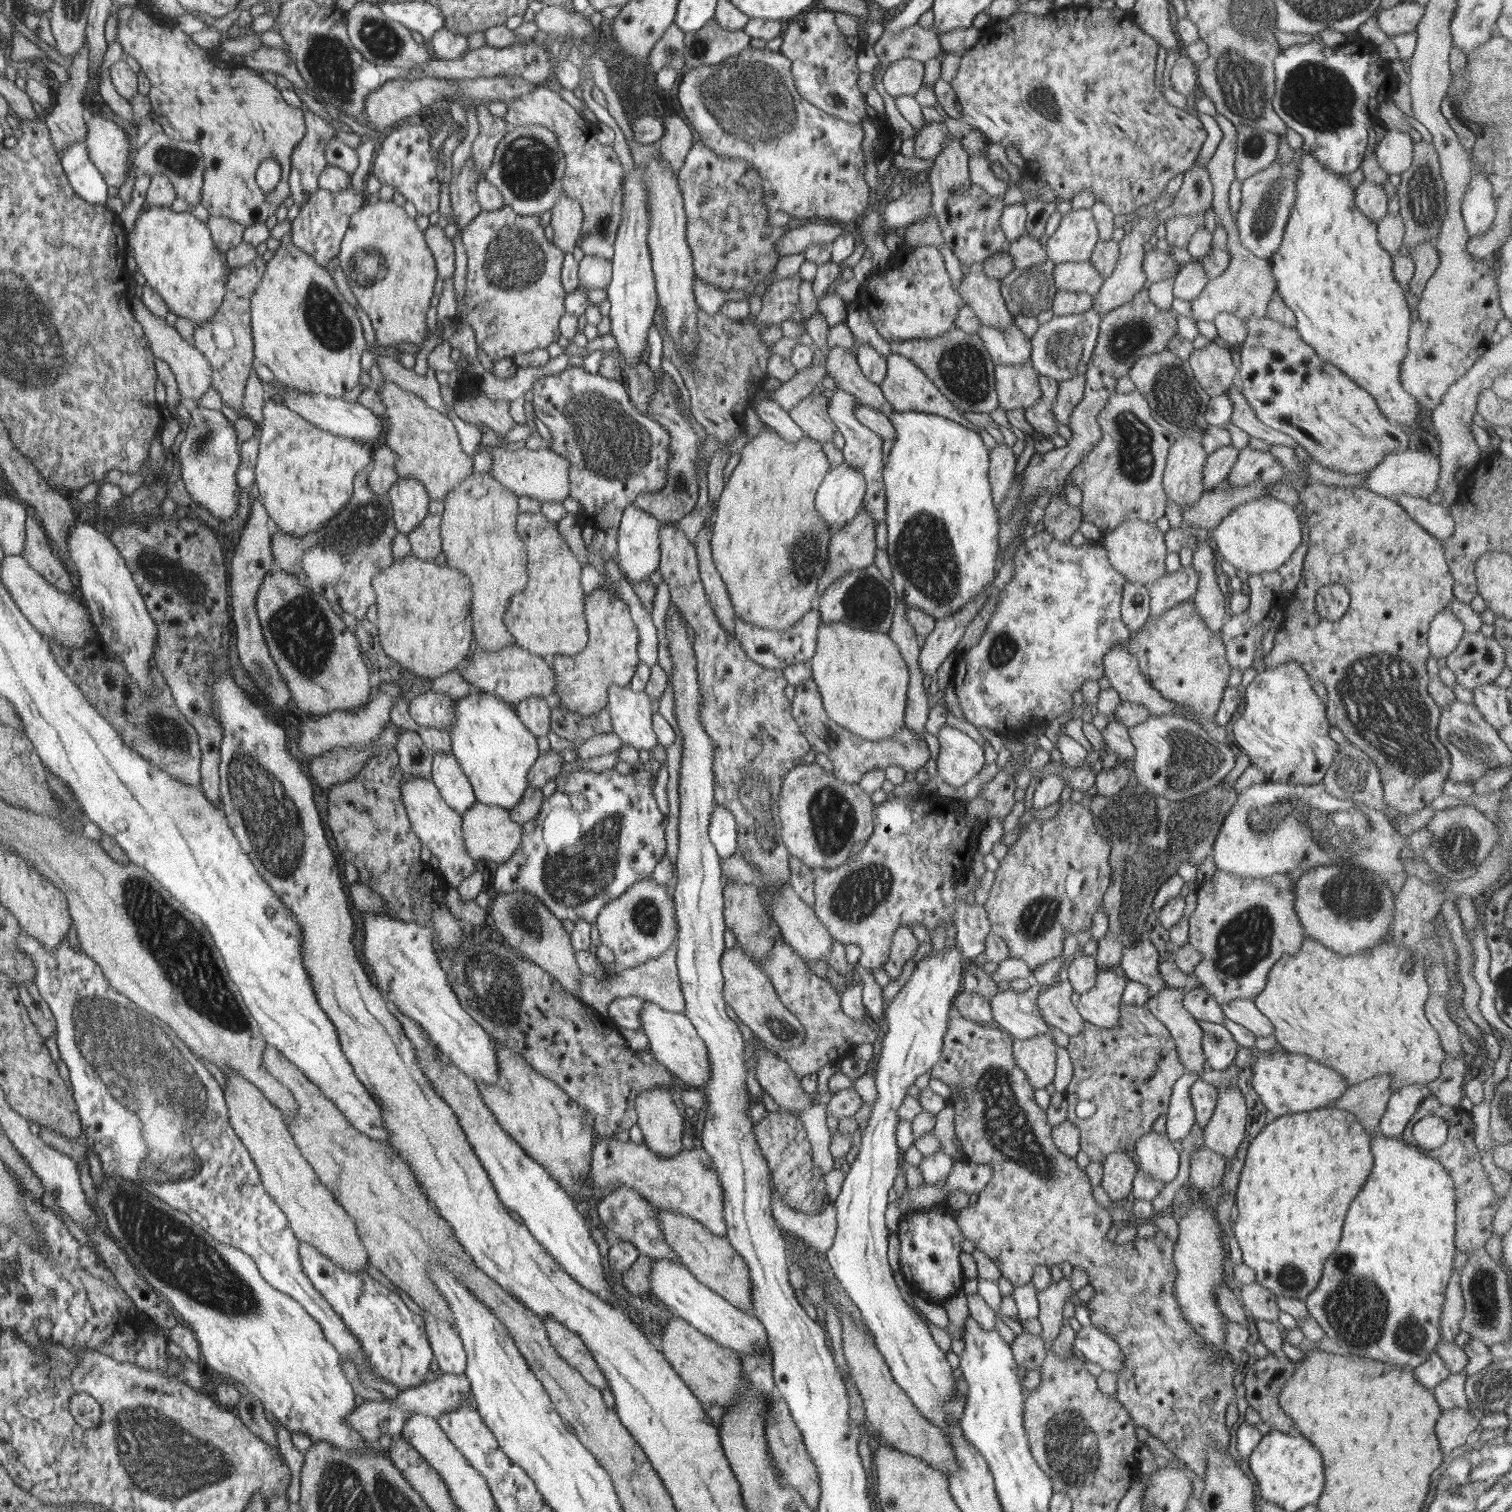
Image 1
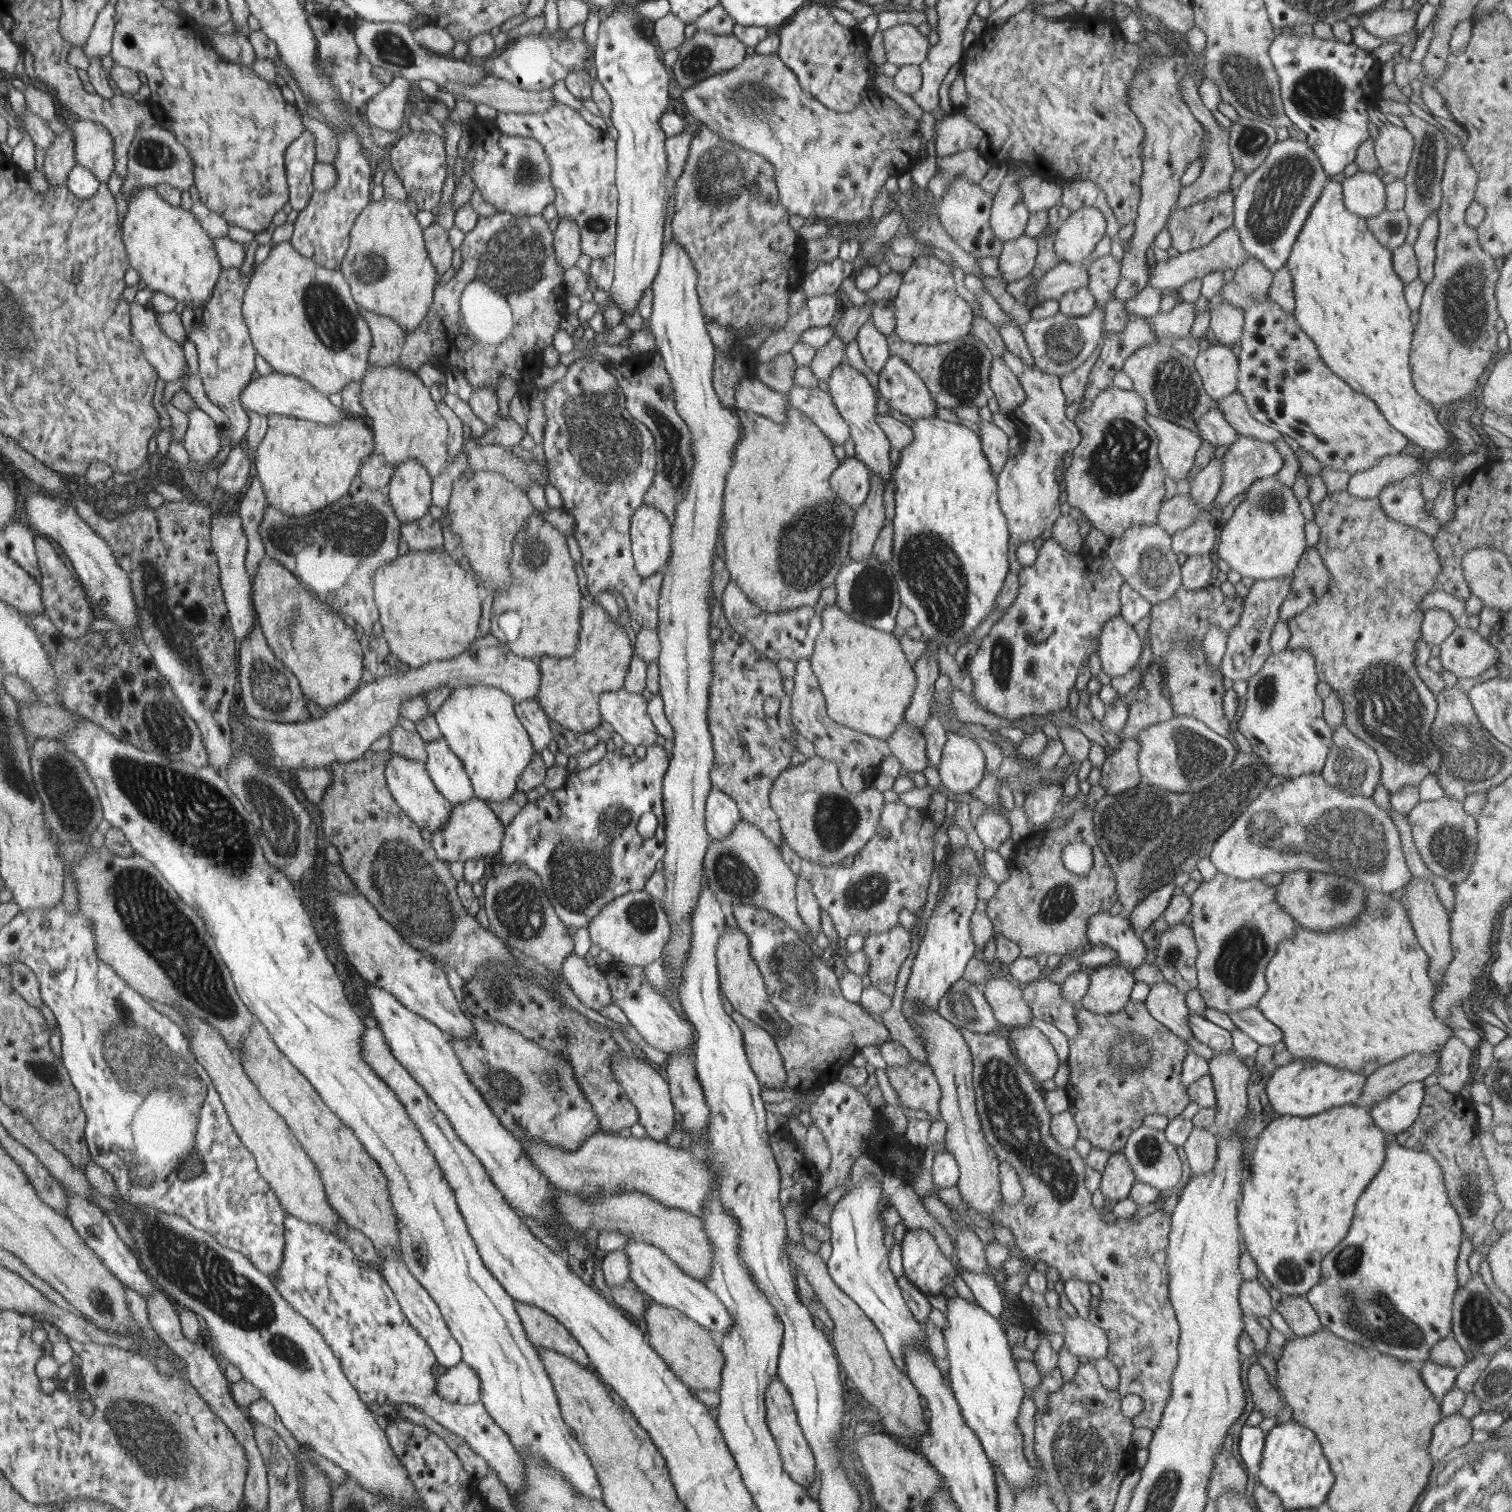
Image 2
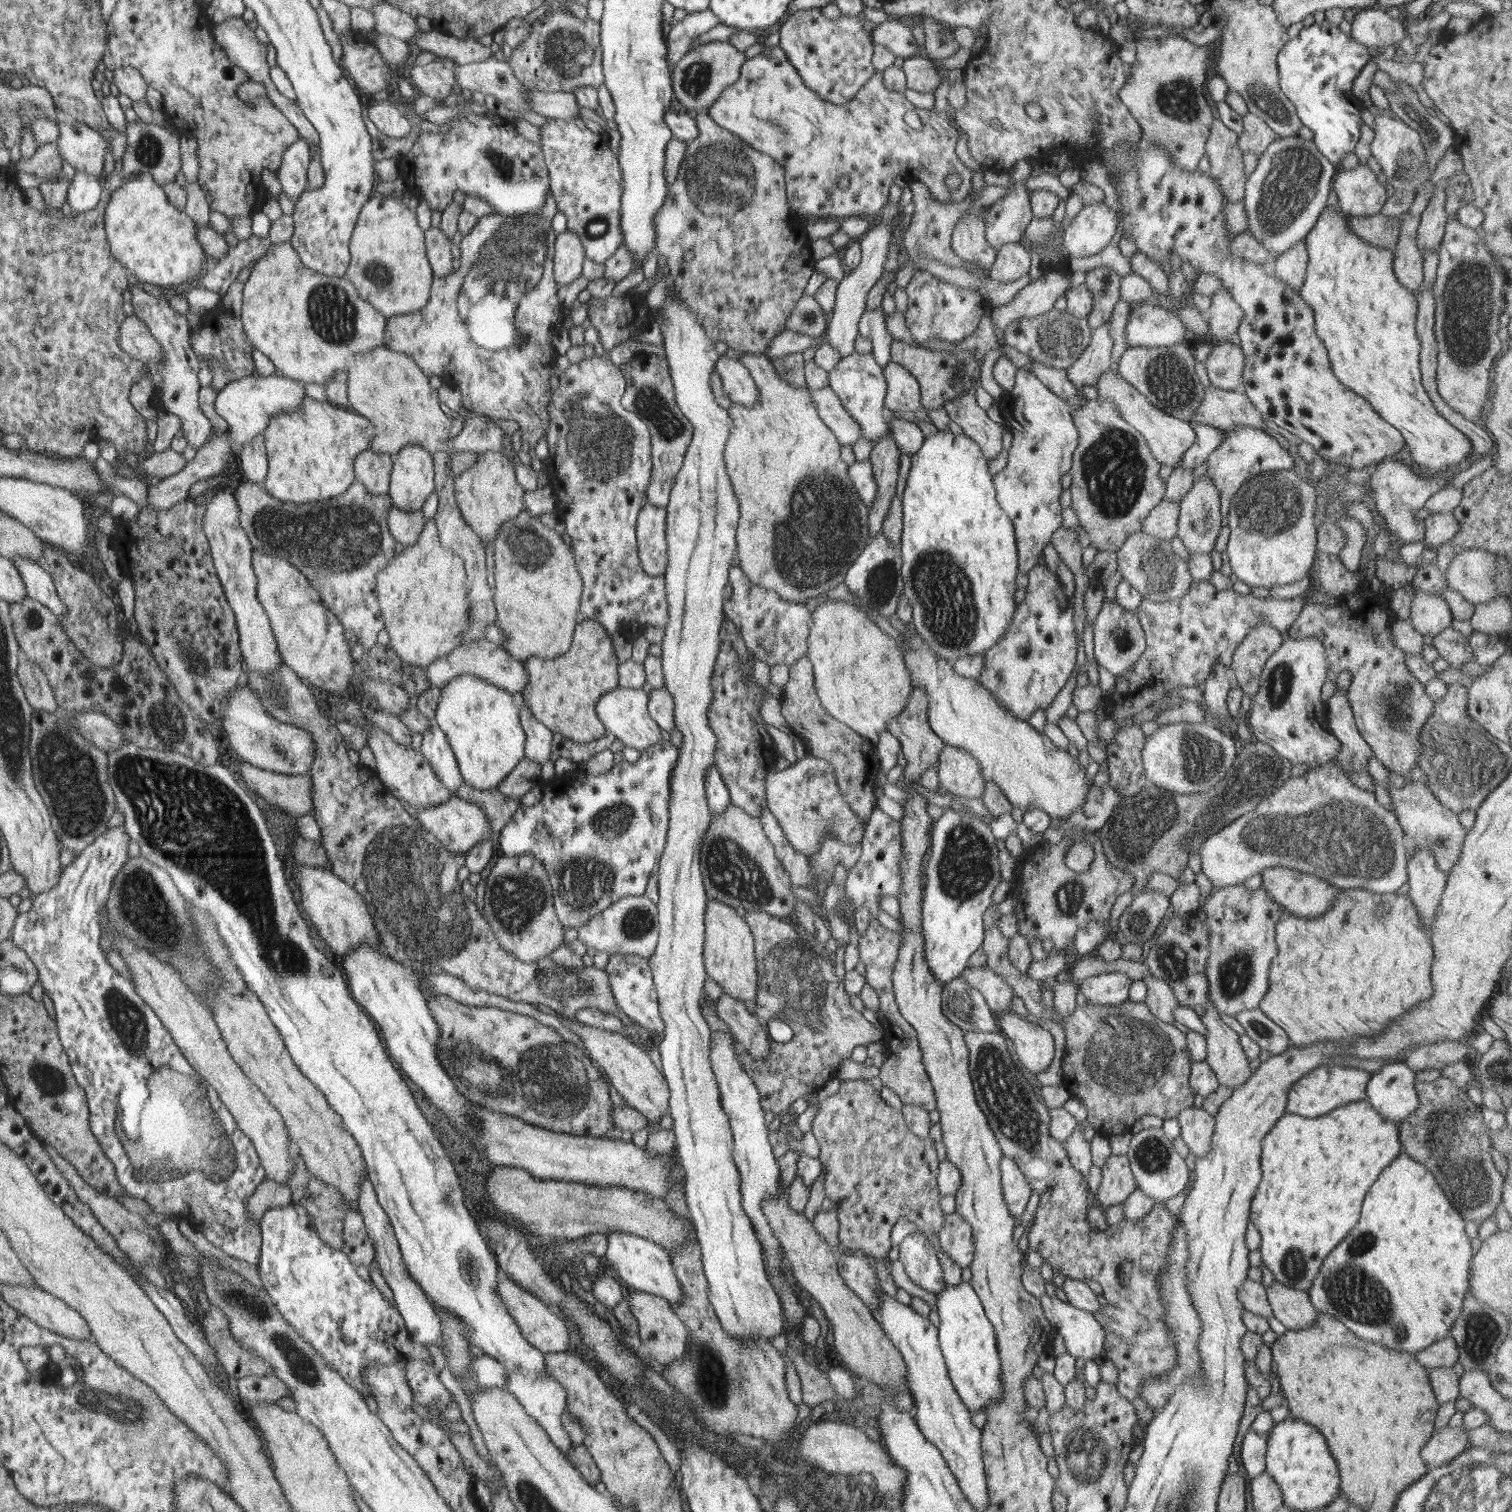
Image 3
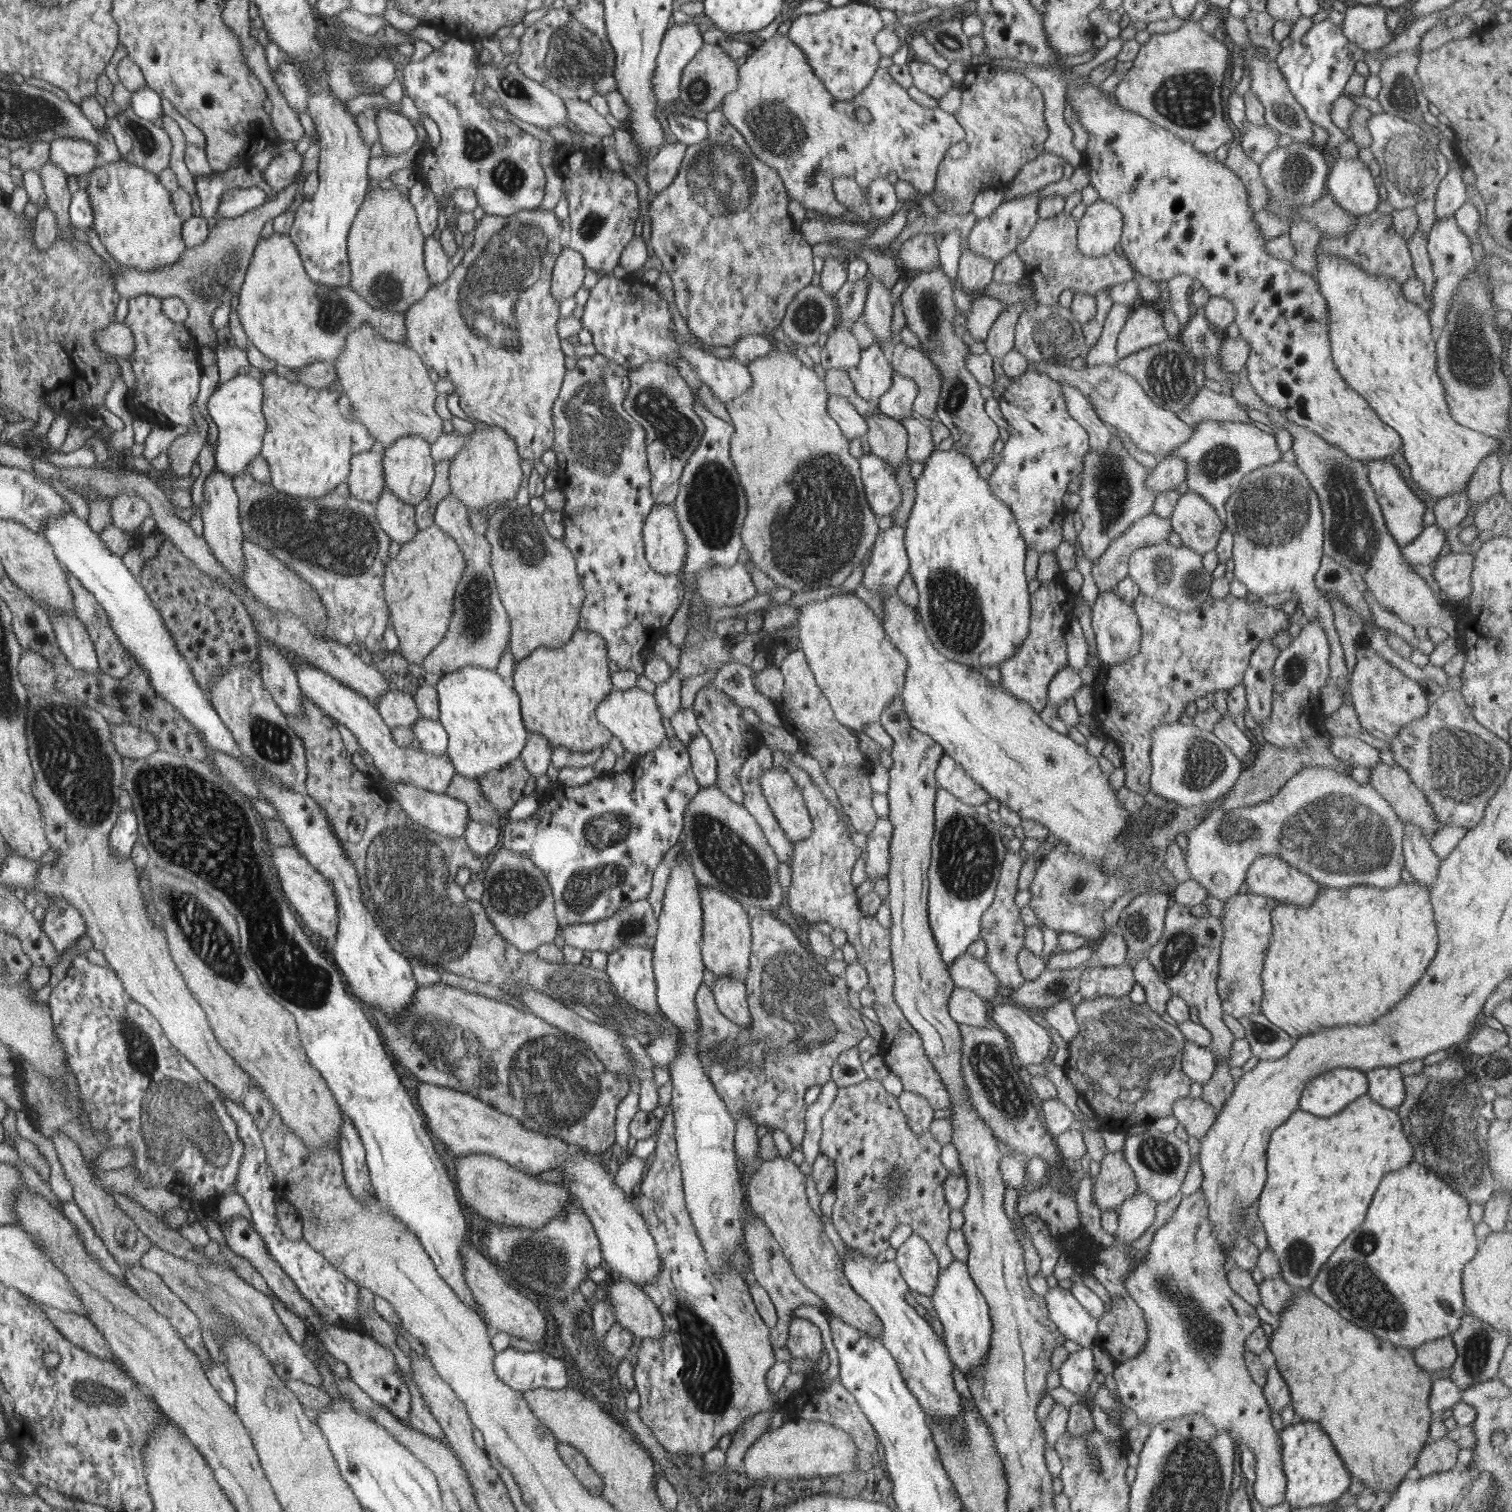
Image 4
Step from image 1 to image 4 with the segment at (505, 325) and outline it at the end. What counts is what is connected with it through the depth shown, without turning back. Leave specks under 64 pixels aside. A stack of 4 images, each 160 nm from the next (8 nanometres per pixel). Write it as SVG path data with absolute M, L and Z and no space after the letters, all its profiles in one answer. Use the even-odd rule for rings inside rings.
M541 208L519 211L512 216L491 216L484 214L477 227L473 230L473 244L463 252L460 261L454 266L453 274L449 275L443 283L433 285L420 302L404 312L406 338L400 344L407 349L413 349L425 362L425 368L433 369L437 376L437 392L448 395L453 389L458 395L459 408L470 418L475 418L487 425L496 424L514 440L518 452L526 462L533 462L541 454L553 447L554 426L552 424L552 404L564 380L565 366L563 354L559 348L559 336L555 330L557 322L557 300L553 298L550 288L552 286L552 267L561 253L559 235L562 226L557 220L557 212L544 211ZM497 277L499 282L506 285L497 285L491 291L493 317L495 320L514 320L517 329L517 350L507 351L495 348L471 333L463 320L472 318L473 311L468 309L472 299L477 295L482 285L487 286Z

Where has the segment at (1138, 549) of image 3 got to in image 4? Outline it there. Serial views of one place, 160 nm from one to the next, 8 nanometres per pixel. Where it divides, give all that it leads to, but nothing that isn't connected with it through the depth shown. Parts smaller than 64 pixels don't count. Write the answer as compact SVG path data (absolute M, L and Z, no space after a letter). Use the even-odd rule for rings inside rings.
M1168 541L1157 544L1148 544L1145 547L1137 548L1128 556L1128 576L1133 579L1141 594L1151 597L1153 600L1160 601L1161 604L1168 605L1168 608L1175 610L1189 610L1197 608L1203 600L1209 598L1210 574L1204 574L1199 558L1199 553L1191 551L1190 548L1174 546Z

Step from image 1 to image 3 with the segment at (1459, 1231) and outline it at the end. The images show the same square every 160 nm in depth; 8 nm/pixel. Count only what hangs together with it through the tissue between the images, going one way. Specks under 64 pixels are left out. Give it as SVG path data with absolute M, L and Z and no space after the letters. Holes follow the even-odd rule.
M1440 1076L1424 1083L1415 1080L1414 1089L1417 1095L1416 1110L1396 1124L1402 1150L1415 1162L1422 1164L1434 1176L1437 1184L1441 1184L1443 1194L1450 1200L1464 1222L1467 1220L1479 1225L1490 1217L1488 1213L1493 1214L1500 1208L1502 1178L1494 1170L1493 1156L1489 1155L1492 1132L1482 1122L1478 1105L1469 1099L1465 1089L1458 1089L1451 1079Z

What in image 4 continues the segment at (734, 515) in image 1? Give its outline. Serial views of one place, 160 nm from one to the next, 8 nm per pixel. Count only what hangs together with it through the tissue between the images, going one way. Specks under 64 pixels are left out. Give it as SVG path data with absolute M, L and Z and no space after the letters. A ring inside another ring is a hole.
M771 349L767 356L758 357L746 365L752 377L751 386L743 395L728 400L724 405L735 429L729 452L748 504L748 514L742 524L742 540L749 558L775 586L789 588L793 593L827 586L839 587L859 564L879 532L877 519L866 502L858 460L849 455L849 441L826 411L828 395L824 381L811 368L803 366L791 351ZM801 466L811 466L811 476L799 476L803 472L795 468ZM761 514L785 514L791 518L785 518L785 526L777 530L777 524L773 524L775 518Z

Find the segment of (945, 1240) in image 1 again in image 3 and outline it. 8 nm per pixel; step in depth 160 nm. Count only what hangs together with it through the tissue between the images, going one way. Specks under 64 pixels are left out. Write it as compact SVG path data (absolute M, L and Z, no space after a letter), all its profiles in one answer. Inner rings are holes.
M925 1234L906 1236L899 1244L898 1260L915 1286L935 1294L944 1287L936 1250Z

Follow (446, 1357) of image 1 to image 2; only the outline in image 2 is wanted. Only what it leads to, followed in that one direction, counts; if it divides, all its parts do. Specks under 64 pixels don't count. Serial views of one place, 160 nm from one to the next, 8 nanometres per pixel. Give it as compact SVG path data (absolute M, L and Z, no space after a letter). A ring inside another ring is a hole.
M391 1252L385 1260L381 1260L380 1273L395 1294L400 1308L403 1310L405 1317L408 1318L409 1325L413 1326L417 1334L424 1337L424 1340L431 1346L438 1364L448 1369L459 1363L463 1359L463 1351L459 1342L449 1333L448 1326L445 1325L444 1318L441 1317L439 1306L428 1295L428 1291L416 1280L416 1277L408 1271L403 1258L399 1258Z

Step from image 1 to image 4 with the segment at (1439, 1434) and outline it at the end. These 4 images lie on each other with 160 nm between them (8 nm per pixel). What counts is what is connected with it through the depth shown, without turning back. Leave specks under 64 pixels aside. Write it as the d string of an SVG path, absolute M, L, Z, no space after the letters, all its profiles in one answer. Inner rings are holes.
M1447 1437L1428 1441L1416 1456L1414 1468L1421 1477L1447 1471L1457 1464L1455 1455L1458 1450L1457 1444Z

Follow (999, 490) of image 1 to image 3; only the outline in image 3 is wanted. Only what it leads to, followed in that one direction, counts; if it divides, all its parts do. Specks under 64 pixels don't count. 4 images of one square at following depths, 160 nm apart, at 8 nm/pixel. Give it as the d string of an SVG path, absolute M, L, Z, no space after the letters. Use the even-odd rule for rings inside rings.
M973 393L954 396L951 400L945 401L942 408L947 418L961 428L962 434L977 444L987 461L999 454L1003 430L975 403Z

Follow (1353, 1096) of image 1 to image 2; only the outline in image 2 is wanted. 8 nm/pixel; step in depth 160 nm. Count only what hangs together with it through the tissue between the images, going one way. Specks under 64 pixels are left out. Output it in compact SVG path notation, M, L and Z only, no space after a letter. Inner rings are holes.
M1412 1052L1376 1068L1366 1076L1359 1098L1353 1104L1370 1110L1373 1103L1384 1099L1390 1092L1405 1083L1422 1082L1437 1068L1439 1059L1440 1052L1430 1055Z

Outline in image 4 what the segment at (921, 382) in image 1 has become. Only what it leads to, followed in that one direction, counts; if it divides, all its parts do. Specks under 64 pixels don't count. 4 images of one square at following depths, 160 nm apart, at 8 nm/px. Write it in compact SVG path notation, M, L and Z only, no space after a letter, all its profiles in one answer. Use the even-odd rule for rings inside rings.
M892 372L891 386L877 399L878 410L890 419L901 421L912 415L916 384L909 377Z

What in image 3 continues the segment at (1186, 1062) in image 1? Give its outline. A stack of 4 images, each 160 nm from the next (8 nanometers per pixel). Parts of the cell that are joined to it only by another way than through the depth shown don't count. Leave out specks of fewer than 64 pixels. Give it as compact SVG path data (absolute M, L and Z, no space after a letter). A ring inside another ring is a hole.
M1151 973L1143 975L1142 978L1143 985L1146 987L1144 1003L1148 1006L1151 1014L1160 1021L1175 1024L1172 1010L1179 1004L1171 988Z

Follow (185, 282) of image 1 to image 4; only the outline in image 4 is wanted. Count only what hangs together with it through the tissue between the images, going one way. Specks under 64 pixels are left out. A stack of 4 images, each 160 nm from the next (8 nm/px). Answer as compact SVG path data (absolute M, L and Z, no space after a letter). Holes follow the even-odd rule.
M123 159L110 162L109 165L95 166L88 172L87 193L92 208L93 228L97 238L103 244L105 252L123 268L133 268L137 272L161 270L171 266L179 260L185 252L184 238L181 237L181 228L184 222L176 215L172 205L171 194L159 183L158 175L146 171L144 168L129 164Z

